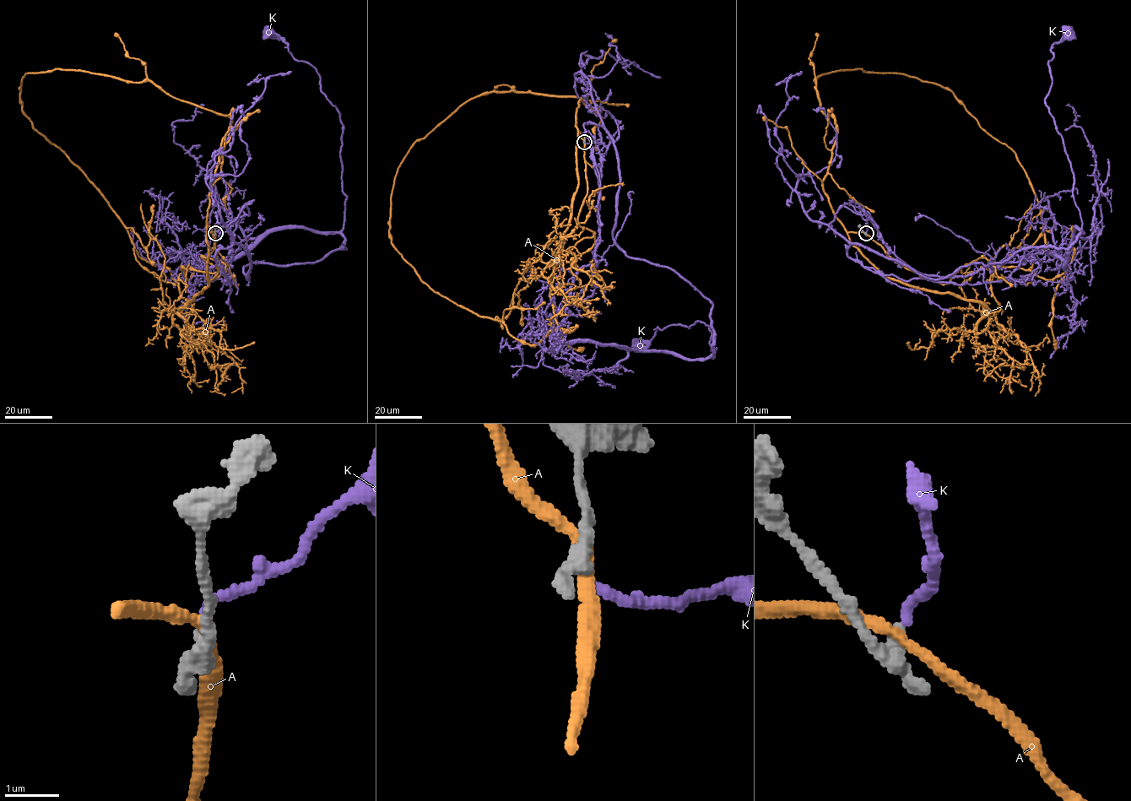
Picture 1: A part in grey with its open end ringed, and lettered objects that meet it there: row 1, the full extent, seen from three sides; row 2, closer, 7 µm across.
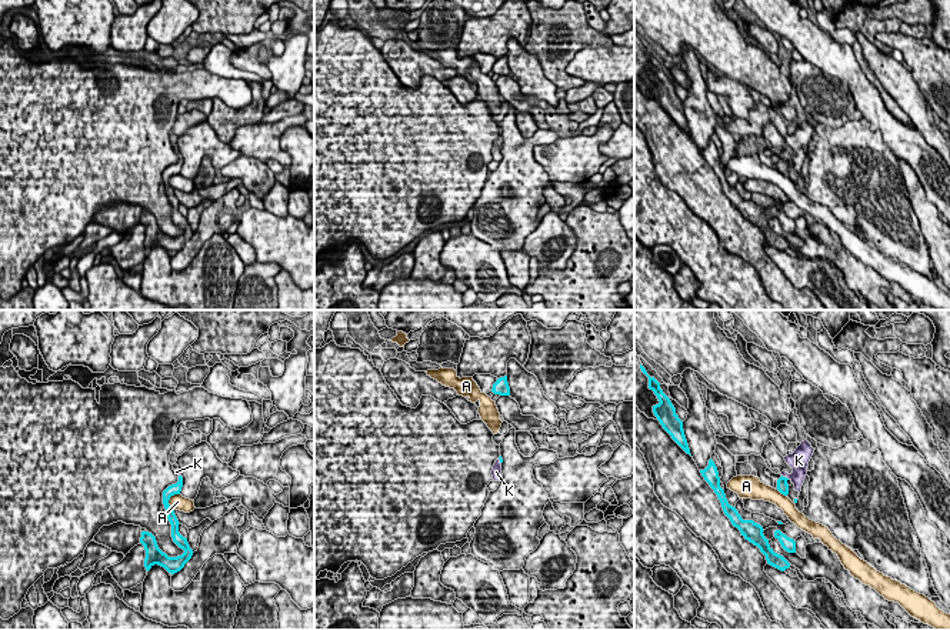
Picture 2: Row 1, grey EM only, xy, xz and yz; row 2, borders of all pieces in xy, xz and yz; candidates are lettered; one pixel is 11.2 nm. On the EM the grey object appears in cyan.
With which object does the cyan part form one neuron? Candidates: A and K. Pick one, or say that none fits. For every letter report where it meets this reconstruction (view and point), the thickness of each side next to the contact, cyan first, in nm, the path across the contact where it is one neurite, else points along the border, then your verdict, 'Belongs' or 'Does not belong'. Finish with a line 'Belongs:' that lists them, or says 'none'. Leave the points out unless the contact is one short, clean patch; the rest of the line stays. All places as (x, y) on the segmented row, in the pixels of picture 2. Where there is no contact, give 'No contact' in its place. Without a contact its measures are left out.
A: Touches cyan at xy (169, 499). Thickness 130 nm (cyan) against 180 nm. Boundary: xy (179, 493), (174, 493), (169, 500), (174, 509). Does not belong
K: Touches cyan at yz (786, 477). Thickness 130 nm (cyan) against 220 nm. Path across: yz (782, 483), (786, 477), (799, 469), (799, 460). Belongs
Belongs: K

